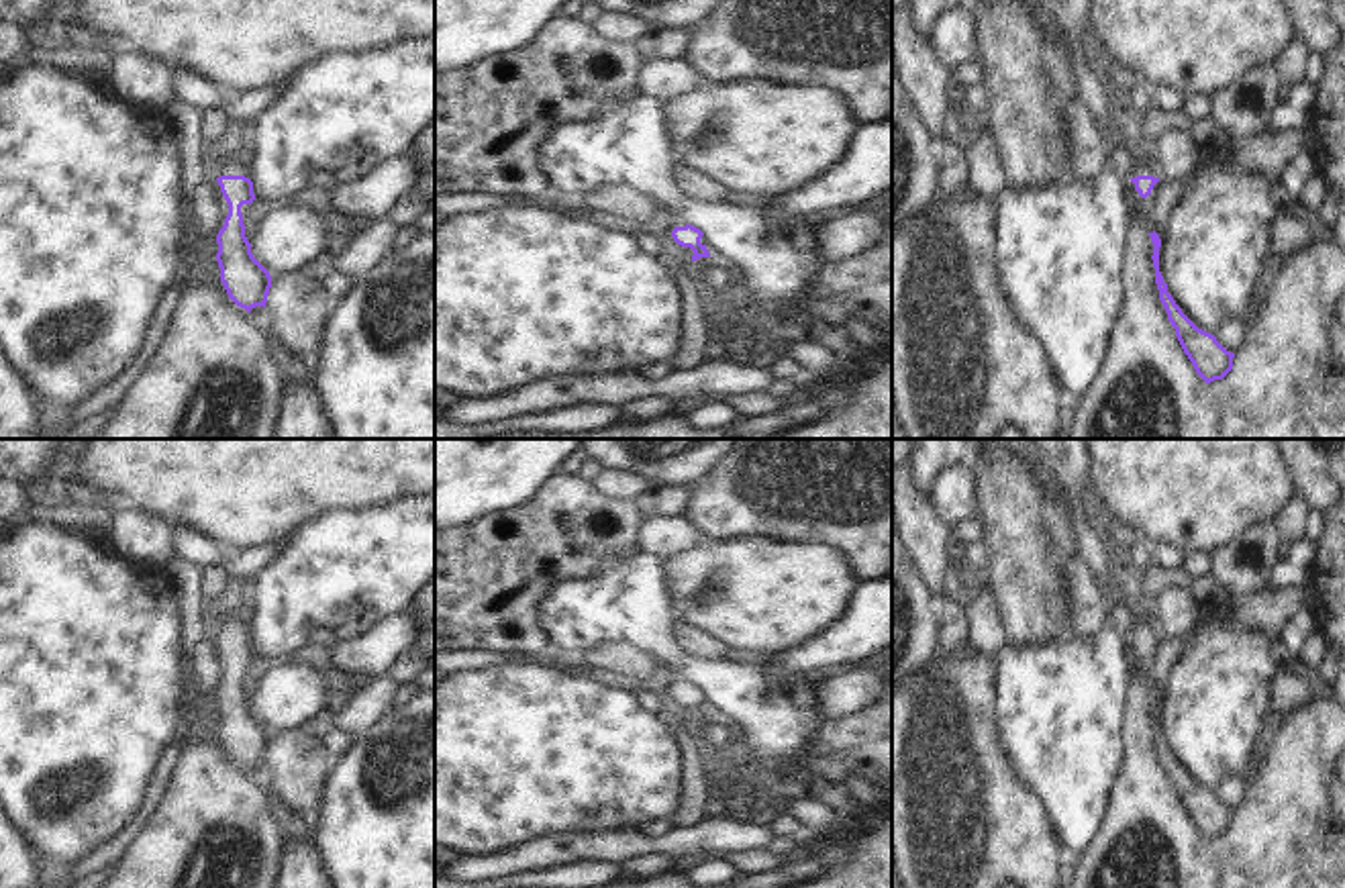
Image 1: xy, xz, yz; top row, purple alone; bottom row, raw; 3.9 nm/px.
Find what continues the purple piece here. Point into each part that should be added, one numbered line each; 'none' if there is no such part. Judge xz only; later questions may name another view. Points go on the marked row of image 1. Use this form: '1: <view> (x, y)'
1: xz (668, 237)

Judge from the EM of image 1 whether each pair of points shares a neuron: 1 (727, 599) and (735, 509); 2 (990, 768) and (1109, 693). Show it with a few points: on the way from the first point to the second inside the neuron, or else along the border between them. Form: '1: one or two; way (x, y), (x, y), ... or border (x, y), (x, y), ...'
1: two; border (707, 537), (774, 539), (780, 544)
2: two; border (994, 713), (1007, 766), (1035, 797)

